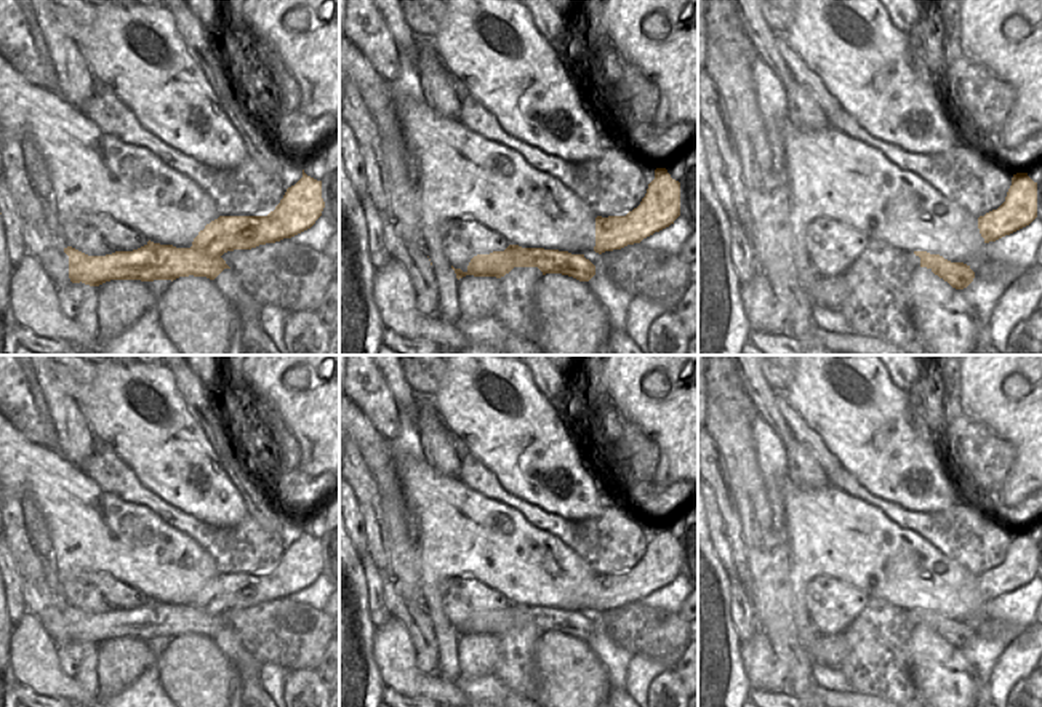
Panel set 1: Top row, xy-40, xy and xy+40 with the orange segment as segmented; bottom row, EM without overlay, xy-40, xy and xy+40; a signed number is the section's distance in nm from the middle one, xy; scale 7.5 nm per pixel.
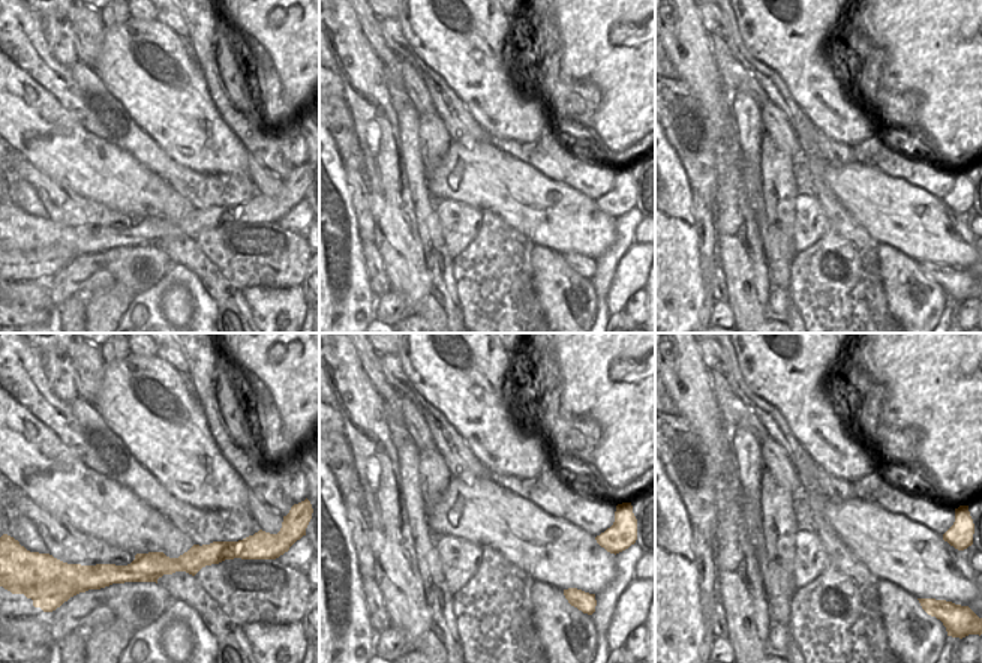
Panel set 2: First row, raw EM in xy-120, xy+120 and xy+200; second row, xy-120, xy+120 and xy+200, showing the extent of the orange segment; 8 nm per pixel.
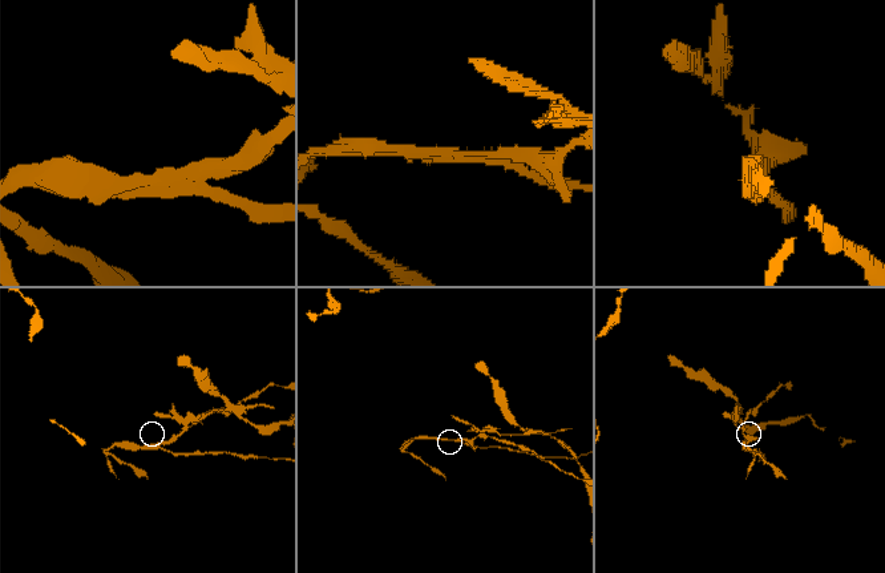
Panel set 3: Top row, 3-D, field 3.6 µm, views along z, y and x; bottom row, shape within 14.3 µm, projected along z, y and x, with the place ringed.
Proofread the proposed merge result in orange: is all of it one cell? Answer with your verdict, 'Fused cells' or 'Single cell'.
Fused cells

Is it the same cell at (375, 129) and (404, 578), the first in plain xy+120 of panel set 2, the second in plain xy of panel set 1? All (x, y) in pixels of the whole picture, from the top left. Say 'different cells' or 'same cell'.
same cell

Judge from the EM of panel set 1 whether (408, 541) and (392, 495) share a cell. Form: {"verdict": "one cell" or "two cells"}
{"verdict": "one cell"}

